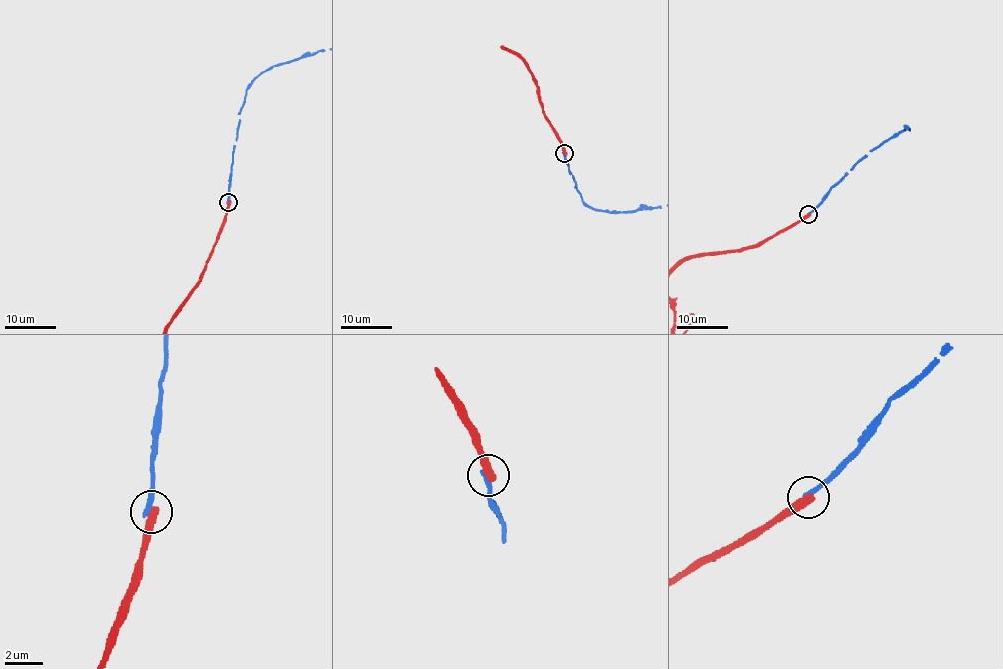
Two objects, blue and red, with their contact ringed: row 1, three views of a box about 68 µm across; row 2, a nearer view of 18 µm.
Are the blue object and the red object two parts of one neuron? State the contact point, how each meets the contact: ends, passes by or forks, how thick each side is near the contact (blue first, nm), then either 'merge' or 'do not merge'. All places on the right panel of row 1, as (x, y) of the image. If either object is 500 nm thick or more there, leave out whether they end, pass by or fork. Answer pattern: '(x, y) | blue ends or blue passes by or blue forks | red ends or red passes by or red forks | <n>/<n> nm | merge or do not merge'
(808, 214) | blue ends | red ends | 300/480 nm | do not merge

